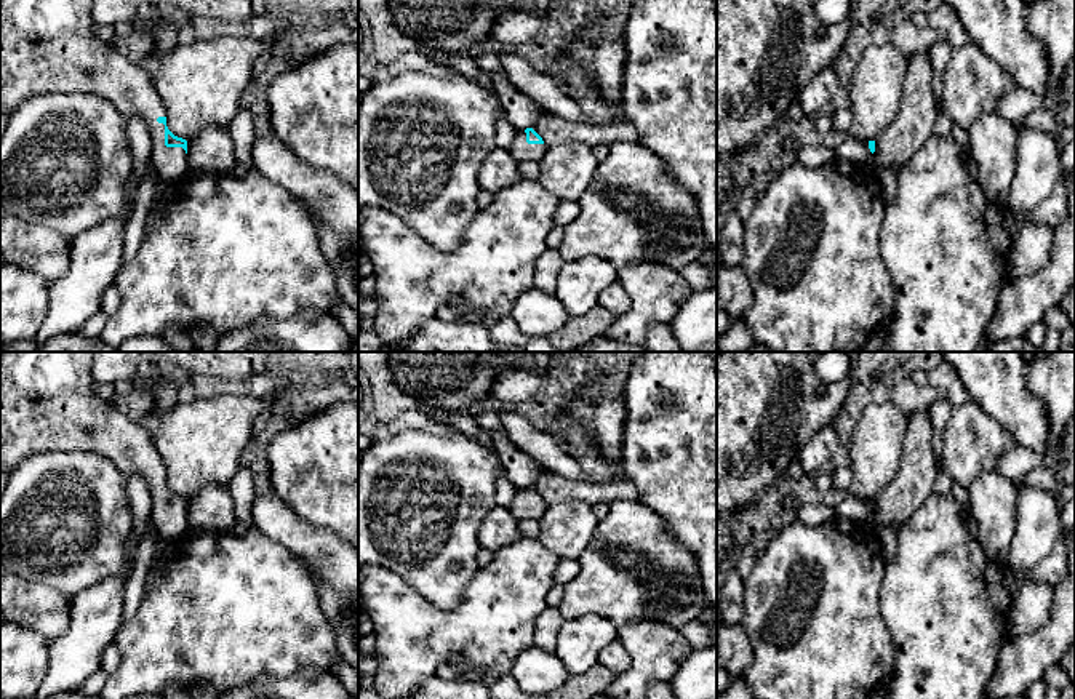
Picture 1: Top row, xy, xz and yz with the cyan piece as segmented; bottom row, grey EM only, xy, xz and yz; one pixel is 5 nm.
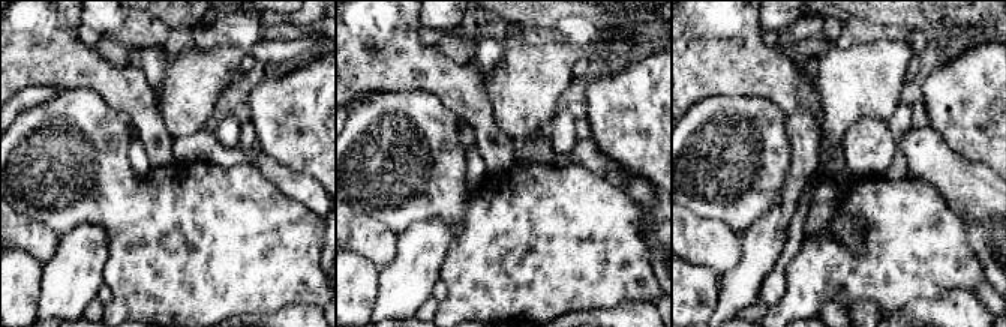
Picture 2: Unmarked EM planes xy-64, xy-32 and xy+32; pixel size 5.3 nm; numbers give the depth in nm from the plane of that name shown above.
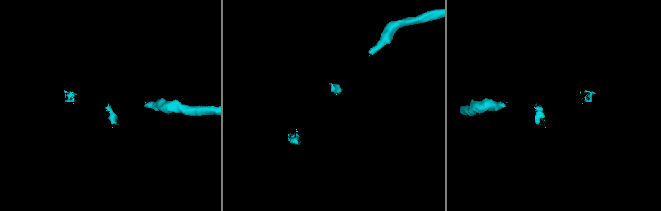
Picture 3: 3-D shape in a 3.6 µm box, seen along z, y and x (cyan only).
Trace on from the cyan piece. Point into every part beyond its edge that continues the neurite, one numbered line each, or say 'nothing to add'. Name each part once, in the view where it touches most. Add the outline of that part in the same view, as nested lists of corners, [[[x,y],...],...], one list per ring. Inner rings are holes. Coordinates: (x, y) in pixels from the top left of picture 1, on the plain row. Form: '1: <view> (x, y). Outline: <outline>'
1: xy (47, 405). Outline: [[[0,352],[0,472],[11,473],[26,457],[42,453],[93,451],[126,477],[142,477],[152,493],[152,521],[160,544],[173,545],[189,531],[182,505],[165,504],[163,461],[150,422],[133,422],[91,389],[93,352]]]

